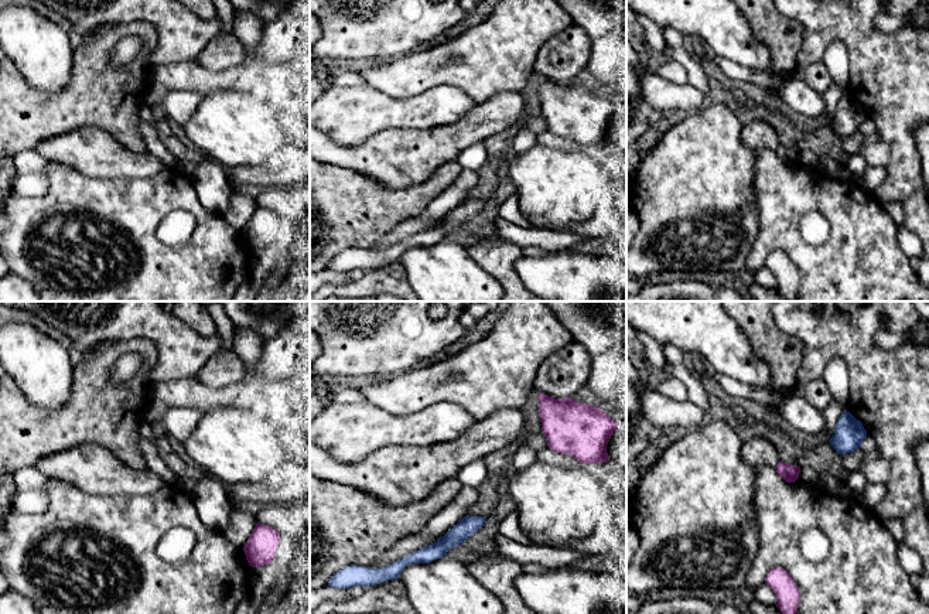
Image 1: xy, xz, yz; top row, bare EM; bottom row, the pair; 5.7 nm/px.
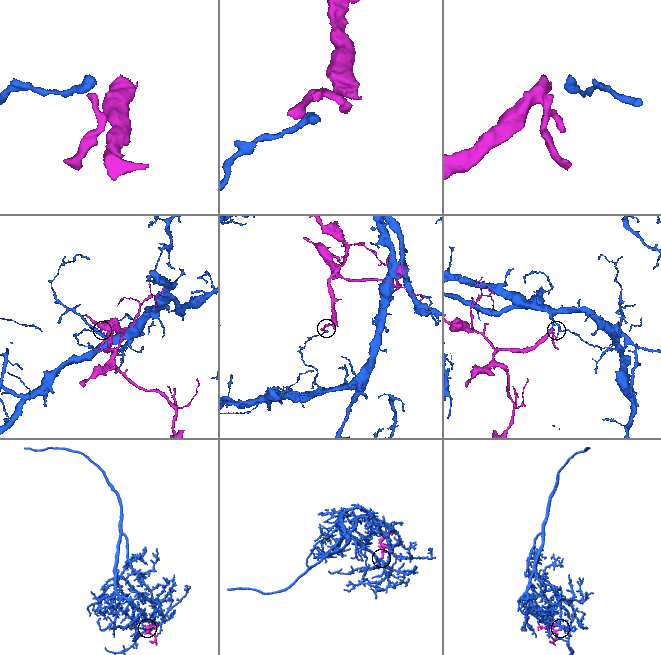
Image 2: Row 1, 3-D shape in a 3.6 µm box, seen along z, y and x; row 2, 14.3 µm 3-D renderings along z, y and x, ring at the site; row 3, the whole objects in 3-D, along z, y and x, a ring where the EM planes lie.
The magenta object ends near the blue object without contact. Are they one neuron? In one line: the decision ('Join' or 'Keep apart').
Keep apart

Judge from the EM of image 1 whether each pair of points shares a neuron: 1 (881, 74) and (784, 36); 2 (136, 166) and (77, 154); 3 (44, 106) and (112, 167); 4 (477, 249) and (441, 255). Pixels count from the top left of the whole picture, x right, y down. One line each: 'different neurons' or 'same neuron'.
1: different neurons
2: same neuron
3: different neurons
4: different neurons

